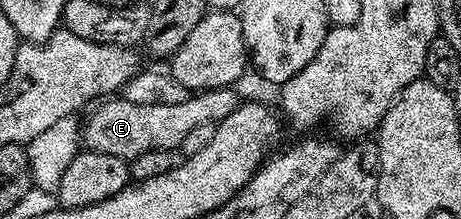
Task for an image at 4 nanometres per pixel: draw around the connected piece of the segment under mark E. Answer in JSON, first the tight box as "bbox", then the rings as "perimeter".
{"bbox":[81,86,240,161],"perimeter":[[[233,86],[213,87],[210,91],[187,94],[184,101],[168,105],[140,105],[121,97],[107,98],[81,124],[81,146],[87,151],[108,153],[127,161],[150,151],[173,152],[181,148],[189,130],[205,123],[217,125],[238,108],[240,98],[234,90]]]}

